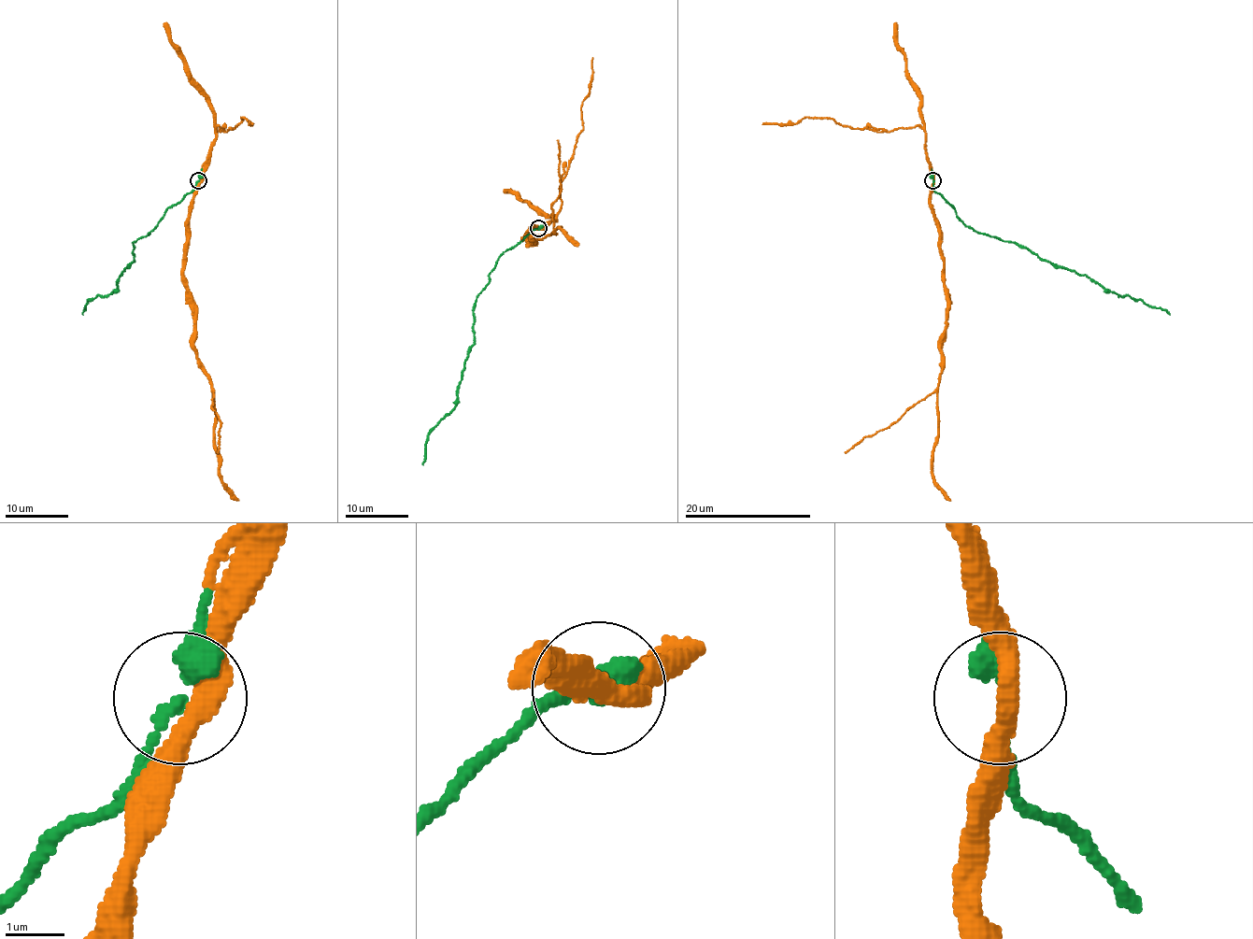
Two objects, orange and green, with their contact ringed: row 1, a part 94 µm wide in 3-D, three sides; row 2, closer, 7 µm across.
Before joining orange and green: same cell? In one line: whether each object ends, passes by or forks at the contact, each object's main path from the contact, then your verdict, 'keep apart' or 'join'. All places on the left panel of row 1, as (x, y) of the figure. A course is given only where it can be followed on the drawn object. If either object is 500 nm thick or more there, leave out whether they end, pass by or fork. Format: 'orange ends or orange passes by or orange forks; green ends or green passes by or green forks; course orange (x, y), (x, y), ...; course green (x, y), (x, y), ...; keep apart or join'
orange passes by; green passes by; course orange (200, 179), (187, 234), (184, 285), (192, 310), (196, 363), (207, 378), (212, 393), (219, 477), (239, 501); course green (198, 179), (149, 234), (134, 243), (134, 260), (121, 274), (116, 290), (90, 299), (83, 315); join

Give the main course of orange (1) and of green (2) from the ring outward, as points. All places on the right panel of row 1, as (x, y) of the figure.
1: (933, 179), (930, 208), (939, 234), (943, 285), (947, 294), (933, 483), (948, 501)
2: (933, 179), (933, 189), (977, 232), (1018, 243), (1059, 266), (1086, 274), (1109, 290), (1161, 307), (1169, 315)

